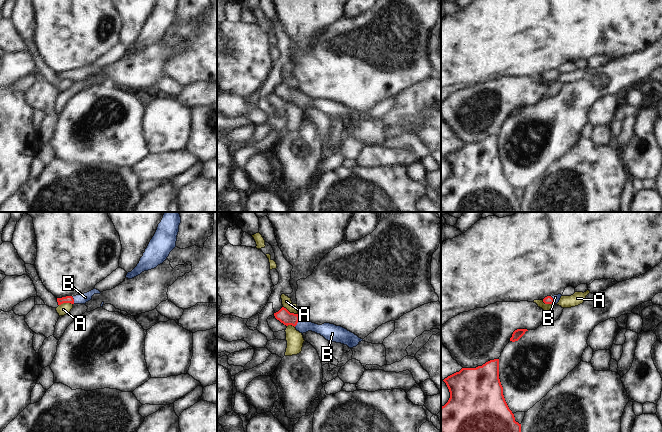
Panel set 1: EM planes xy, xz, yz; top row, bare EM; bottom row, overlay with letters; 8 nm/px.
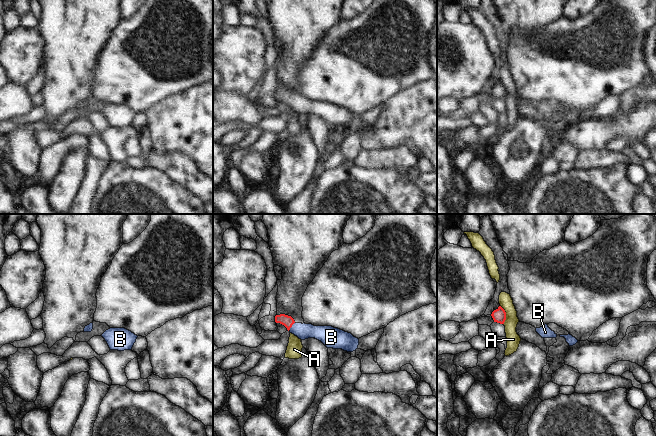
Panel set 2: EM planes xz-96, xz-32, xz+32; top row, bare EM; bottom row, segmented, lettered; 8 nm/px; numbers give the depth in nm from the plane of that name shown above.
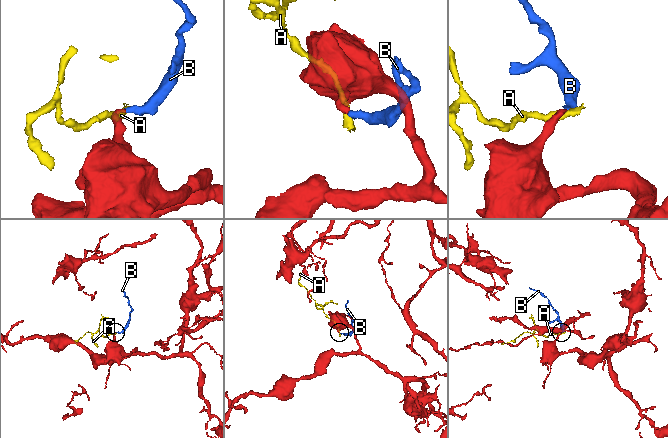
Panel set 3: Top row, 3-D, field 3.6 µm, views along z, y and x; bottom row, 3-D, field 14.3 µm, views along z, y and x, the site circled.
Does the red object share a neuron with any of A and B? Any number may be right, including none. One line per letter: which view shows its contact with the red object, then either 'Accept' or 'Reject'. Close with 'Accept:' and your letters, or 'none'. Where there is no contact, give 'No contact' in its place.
A: Touches red in xz. Reject
B: Touches red in xy. Accept
Accept: B.

